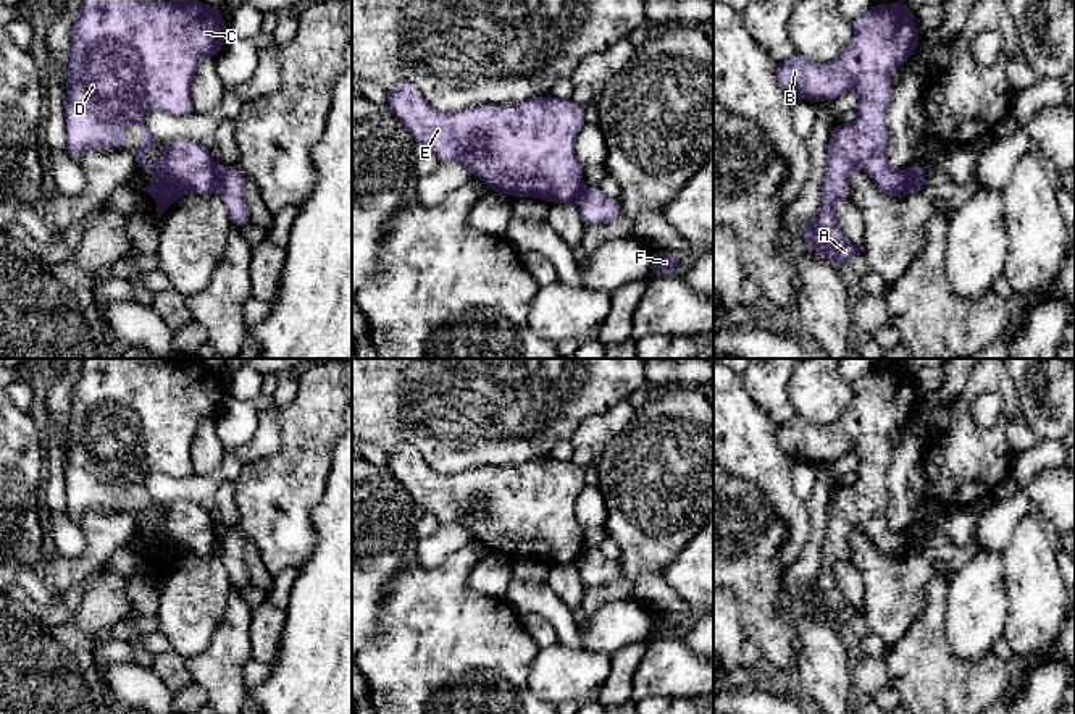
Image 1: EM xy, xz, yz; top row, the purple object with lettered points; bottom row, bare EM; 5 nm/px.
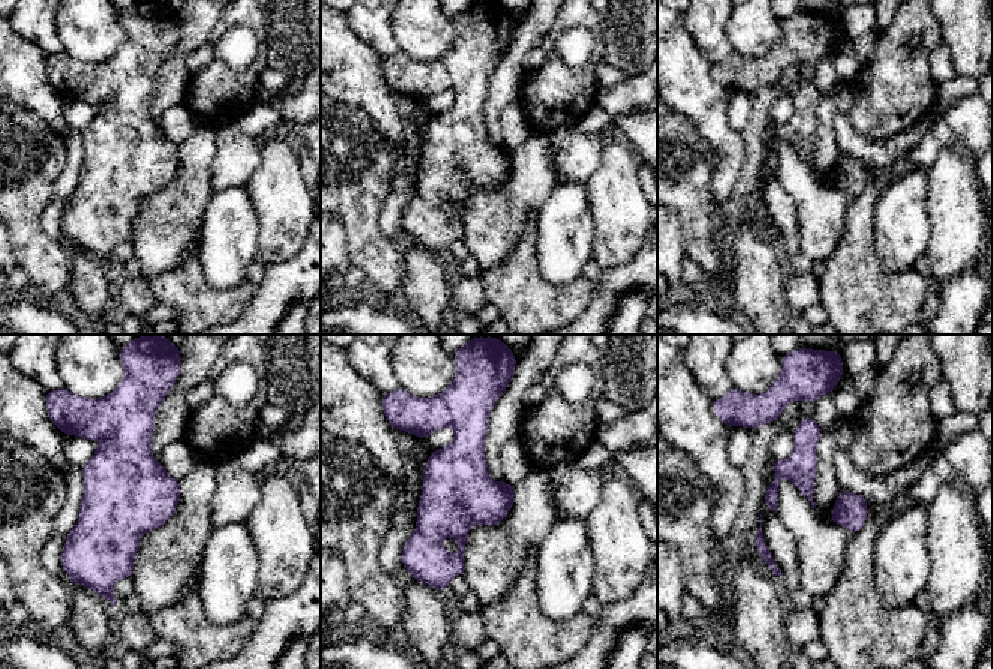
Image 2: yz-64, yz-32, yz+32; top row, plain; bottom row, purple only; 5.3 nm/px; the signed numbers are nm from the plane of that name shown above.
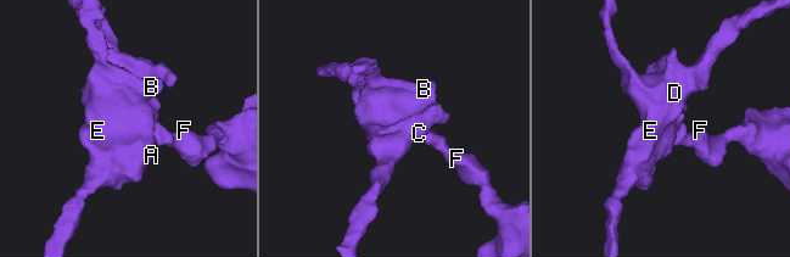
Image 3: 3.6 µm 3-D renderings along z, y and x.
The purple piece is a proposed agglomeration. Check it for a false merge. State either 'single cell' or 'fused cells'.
fused cells

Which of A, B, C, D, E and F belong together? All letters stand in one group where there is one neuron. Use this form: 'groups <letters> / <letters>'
groups A B C D E / F

